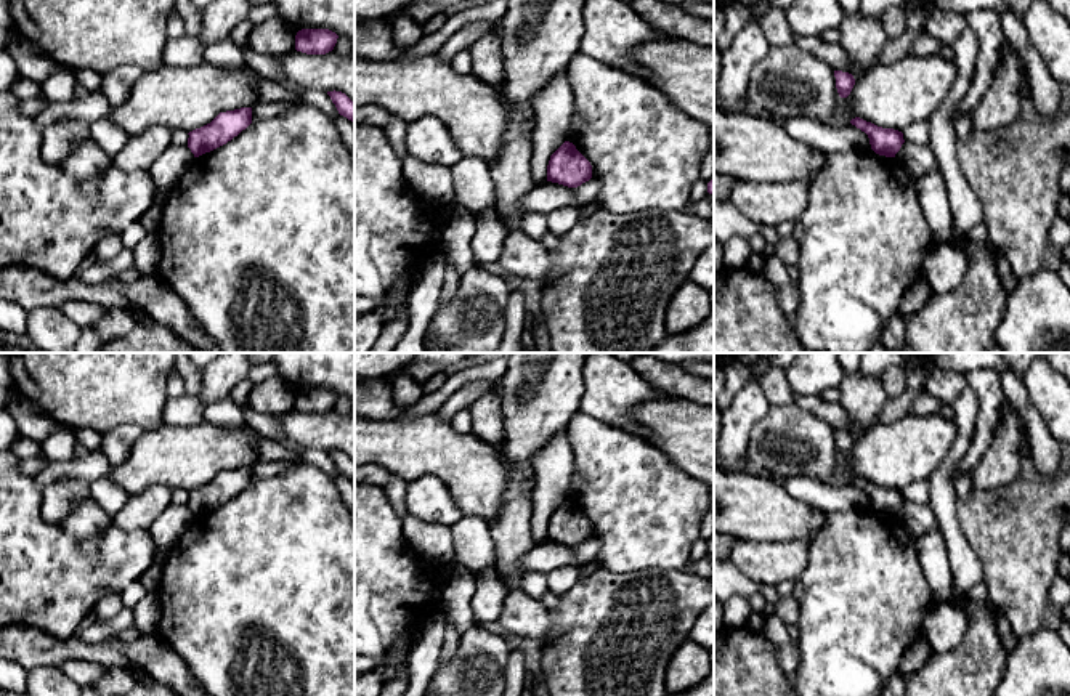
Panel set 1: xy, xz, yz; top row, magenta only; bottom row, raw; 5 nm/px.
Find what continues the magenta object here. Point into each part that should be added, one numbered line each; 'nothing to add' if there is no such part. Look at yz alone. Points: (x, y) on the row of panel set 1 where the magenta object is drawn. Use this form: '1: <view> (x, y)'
nothing to add

